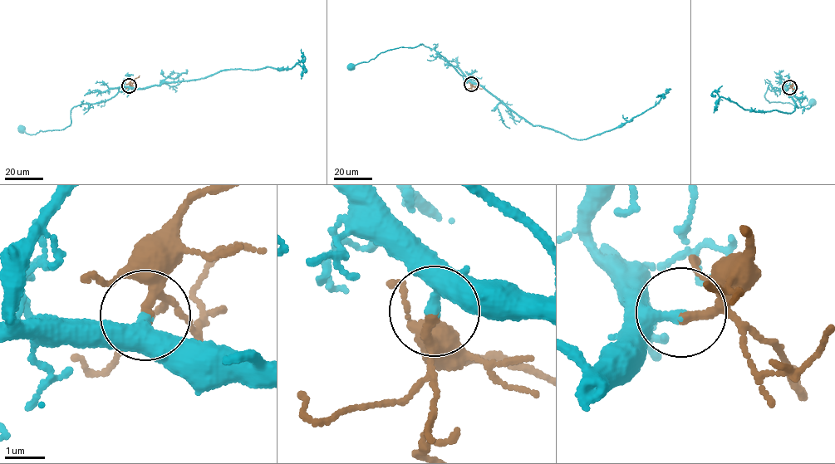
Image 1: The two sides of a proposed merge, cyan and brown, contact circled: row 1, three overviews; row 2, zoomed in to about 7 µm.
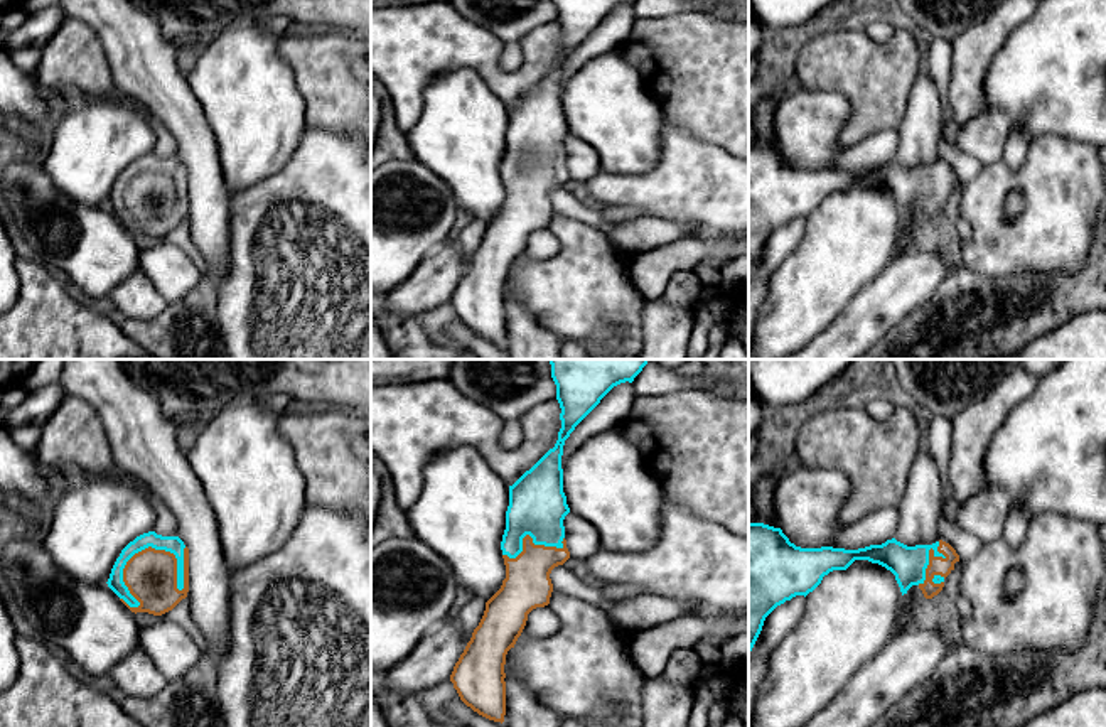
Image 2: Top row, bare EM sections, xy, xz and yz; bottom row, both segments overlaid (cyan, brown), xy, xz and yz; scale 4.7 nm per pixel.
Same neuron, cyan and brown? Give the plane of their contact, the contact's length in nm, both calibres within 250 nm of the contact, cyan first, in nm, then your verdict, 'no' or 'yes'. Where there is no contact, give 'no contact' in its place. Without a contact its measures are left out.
meets cyan in xy; contact 400 nm long; 80 nm thick on the cyan side, 260 nm on the other; yes

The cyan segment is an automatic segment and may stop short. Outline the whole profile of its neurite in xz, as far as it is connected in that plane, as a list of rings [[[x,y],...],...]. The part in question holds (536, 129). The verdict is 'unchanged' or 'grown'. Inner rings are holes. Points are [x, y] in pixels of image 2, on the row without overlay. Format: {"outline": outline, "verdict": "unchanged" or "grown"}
{"outline": [[[553,0],[553,3],[561,30],[558,62],[509,108],[501,164],[506,201],[486,224],[484,238],[450,297],[467,329],[501,346],[506,337],[506,277],[521,258],[528,236],[550,226],[551,192],[570,180],[563,148],[570,135],[561,91],[565,62],[614,8],[632,5],[634,0]]], "verdict": "grown"}

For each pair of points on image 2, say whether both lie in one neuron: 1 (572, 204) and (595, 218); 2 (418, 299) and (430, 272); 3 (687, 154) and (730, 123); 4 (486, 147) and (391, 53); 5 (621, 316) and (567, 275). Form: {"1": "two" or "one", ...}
{"1": "one", "2": "one", "3": "two", "4": "two", "5": "one"}

